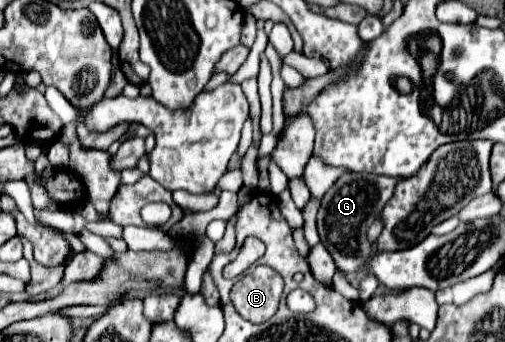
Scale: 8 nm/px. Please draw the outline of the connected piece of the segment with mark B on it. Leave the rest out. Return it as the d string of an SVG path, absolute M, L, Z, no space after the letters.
M256 266L232 286L230 300L238 314L254 324L260 324L274 316L280 294L282 278L268 266Z

